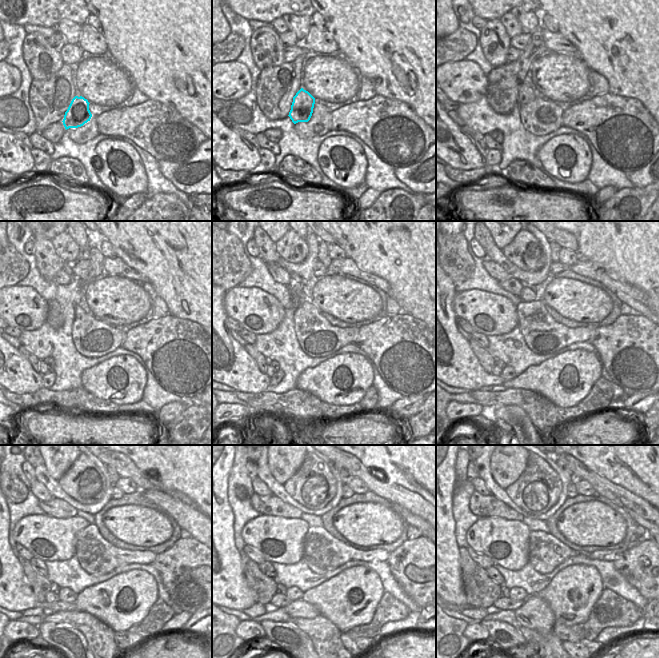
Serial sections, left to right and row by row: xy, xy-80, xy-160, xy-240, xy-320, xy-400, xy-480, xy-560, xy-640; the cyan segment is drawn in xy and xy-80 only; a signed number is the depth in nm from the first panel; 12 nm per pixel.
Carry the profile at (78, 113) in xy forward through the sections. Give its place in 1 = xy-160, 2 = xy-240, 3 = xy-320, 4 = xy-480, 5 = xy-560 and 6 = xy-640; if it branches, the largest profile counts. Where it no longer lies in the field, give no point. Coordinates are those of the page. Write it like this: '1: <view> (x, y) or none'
1: xy-160 (526, 94)
2: xy-240 (79, 312)
3: xy-320 (296, 292)
4: xy-480 (57, 508)
5: xy-560 (266, 505)
6: xy-640 (481, 505)

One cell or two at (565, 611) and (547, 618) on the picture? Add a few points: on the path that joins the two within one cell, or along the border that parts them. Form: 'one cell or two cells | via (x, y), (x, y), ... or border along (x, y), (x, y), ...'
two cells | border along (540, 597), (548, 604), (556, 619)

